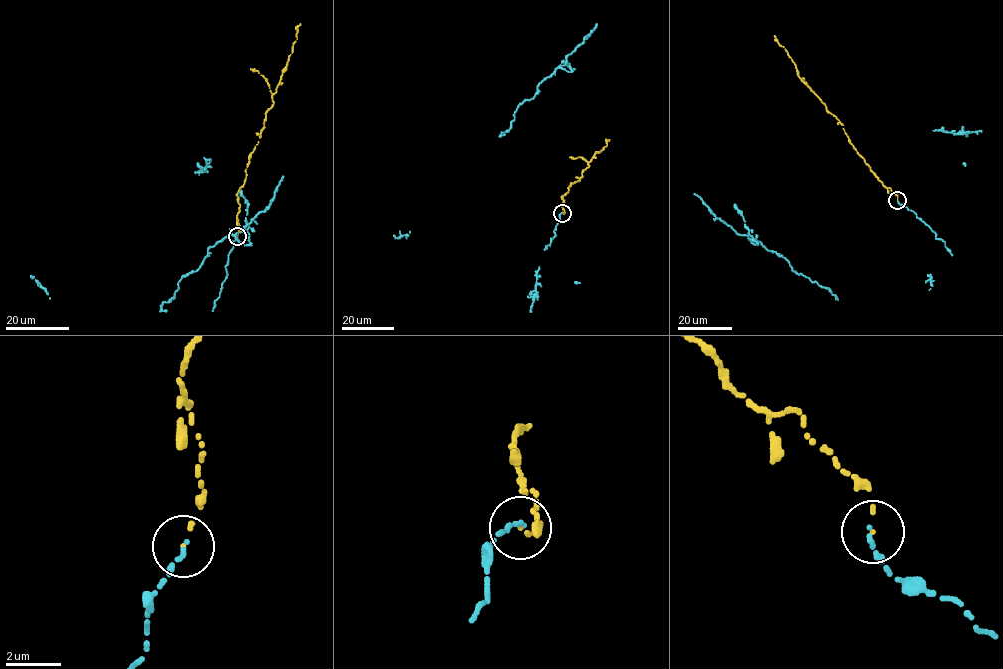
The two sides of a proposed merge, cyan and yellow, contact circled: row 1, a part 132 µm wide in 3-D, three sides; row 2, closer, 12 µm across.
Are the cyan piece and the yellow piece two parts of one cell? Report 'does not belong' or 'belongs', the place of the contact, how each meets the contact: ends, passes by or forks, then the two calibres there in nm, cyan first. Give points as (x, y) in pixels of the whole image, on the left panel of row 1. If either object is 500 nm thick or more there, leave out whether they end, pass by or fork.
belongs; at (237, 236); cyan ends there; yellow ends there; 160 nm thick on the cyan side, 110 nm on the other

